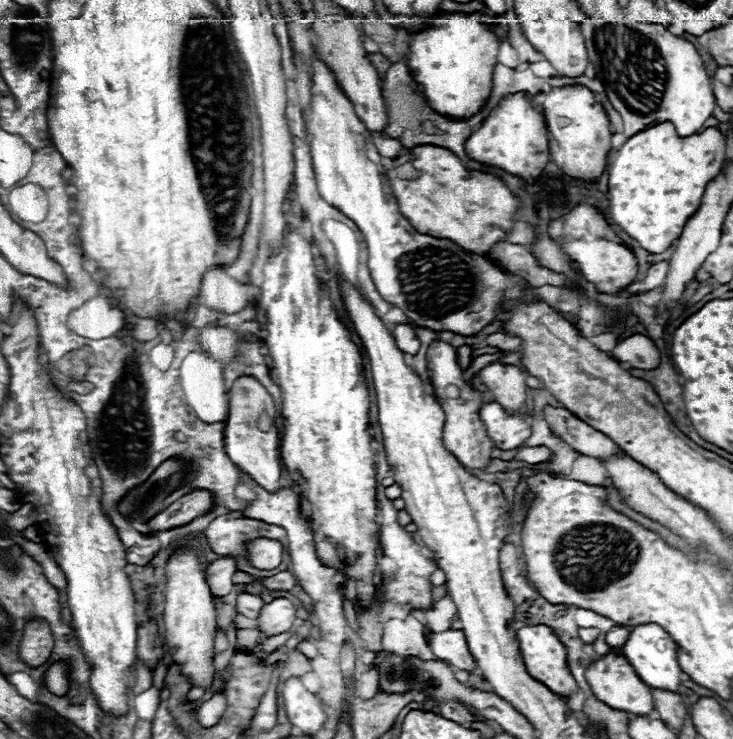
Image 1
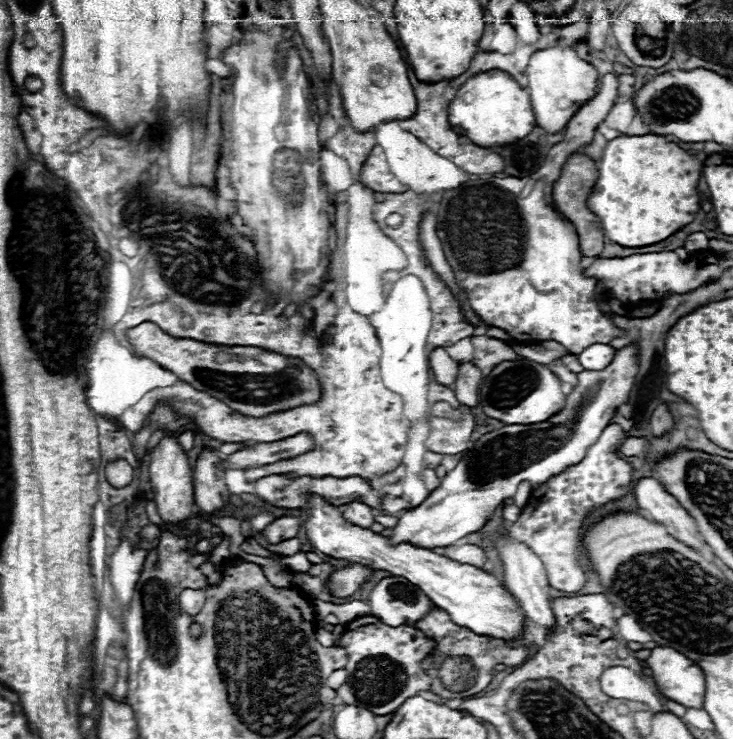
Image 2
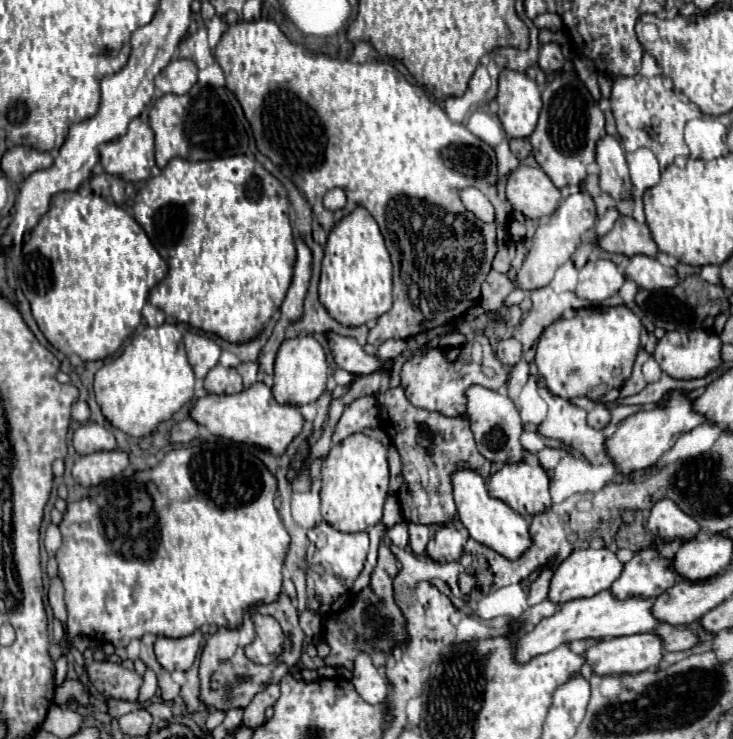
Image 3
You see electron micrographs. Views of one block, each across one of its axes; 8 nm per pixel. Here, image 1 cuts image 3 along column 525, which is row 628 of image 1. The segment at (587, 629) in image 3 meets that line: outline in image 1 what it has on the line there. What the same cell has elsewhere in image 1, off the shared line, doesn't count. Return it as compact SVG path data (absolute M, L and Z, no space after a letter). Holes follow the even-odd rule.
M640 624L640 626L632 628L626 644L622 646L622 654L632 664L634 672L650 688L668 690L668 692L680 690L680 682L684 678L684 672L682 672L682 668L678 666L678 660L676 660L676 642L658 624Z

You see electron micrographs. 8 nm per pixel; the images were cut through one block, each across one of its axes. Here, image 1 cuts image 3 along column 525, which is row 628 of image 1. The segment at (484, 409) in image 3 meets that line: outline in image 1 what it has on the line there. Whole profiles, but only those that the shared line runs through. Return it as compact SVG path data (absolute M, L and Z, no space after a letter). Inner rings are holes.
M446 630L446 632L430 632L428 634L428 646L432 648L434 656L440 660L446 660L454 668L474 672L476 662L468 650L466 638L462 630Z

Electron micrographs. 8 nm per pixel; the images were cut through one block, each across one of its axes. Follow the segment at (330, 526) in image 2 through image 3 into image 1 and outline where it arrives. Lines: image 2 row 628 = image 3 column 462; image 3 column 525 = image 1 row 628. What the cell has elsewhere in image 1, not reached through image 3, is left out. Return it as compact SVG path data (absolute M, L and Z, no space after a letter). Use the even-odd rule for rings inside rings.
M524 624L518 628L516 638L518 638L522 658L524 658L524 666L532 678L546 684L558 696L568 696L570 690L576 688L576 682L574 682L574 678L568 670L568 662L566 662L568 648L560 642L560 638L552 632L552 628L548 628L546 624L534 624L534 626Z

